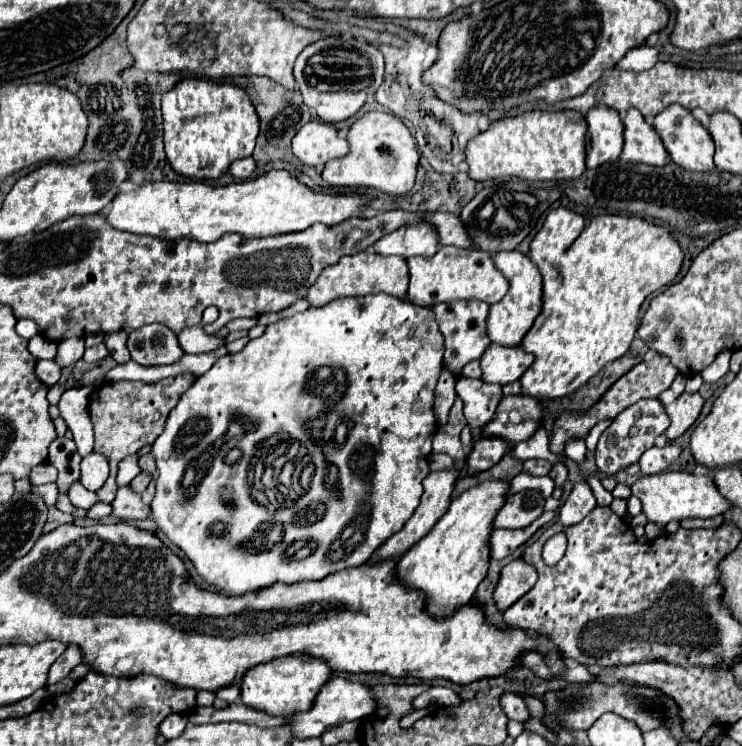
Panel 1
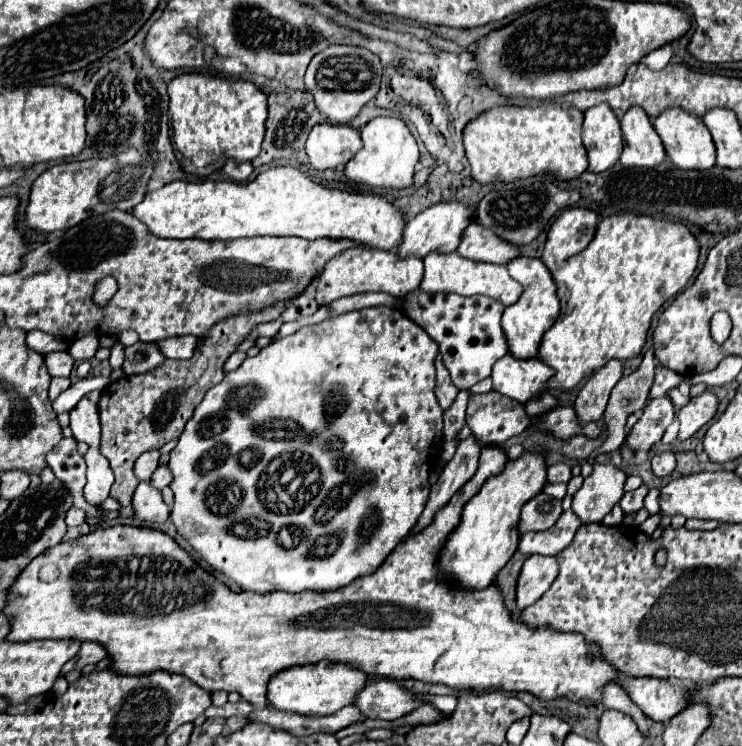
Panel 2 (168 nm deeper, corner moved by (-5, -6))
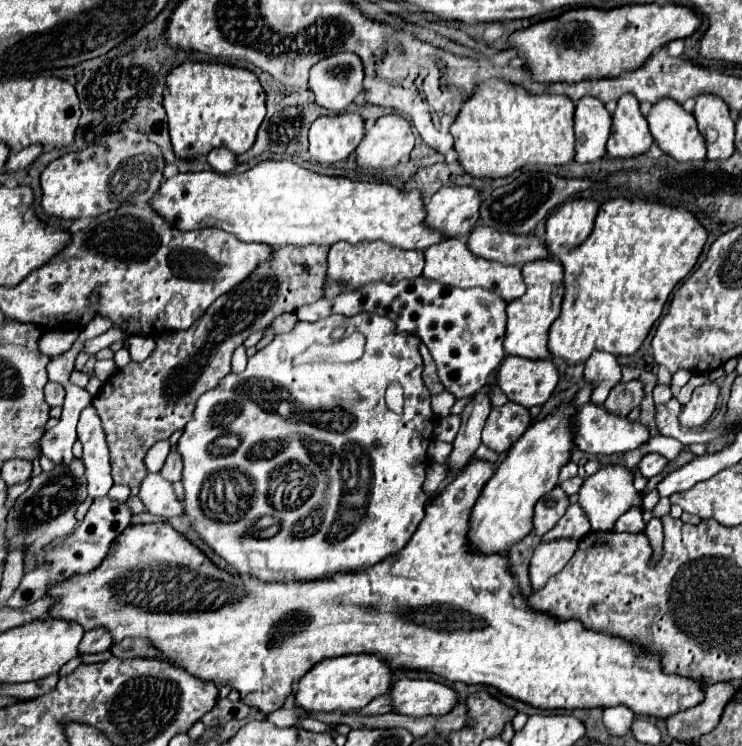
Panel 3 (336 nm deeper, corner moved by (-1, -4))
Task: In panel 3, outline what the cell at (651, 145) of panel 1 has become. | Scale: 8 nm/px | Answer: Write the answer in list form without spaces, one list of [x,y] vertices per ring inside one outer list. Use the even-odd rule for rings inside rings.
[[[624,94],[612,116],[612,134],[606,146],[608,154],[612,158],[632,158],[646,154],[652,144],[654,138],[646,118],[640,114],[640,104],[632,94]]]

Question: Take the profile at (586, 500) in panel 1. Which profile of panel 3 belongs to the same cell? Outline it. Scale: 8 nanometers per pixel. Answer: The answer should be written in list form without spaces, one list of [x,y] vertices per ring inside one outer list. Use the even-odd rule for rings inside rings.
[[[604,464],[600,466],[600,470],[592,476],[588,476],[584,480],[584,484],[580,486],[578,492],[578,504],[582,506],[582,510],[586,512],[592,530],[612,530],[614,522],[630,508],[630,506],[640,506],[640,494],[634,490],[632,486],[632,472],[626,470],[624,466],[616,466],[616,464]]]

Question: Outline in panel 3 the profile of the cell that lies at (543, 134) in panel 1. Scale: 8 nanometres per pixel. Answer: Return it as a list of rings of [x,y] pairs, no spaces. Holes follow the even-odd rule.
[[[486,80],[476,86],[474,94],[464,102],[456,122],[450,126],[454,136],[454,148],[458,162],[464,170],[476,178],[504,178],[526,164],[550,164],[566,166],[574,162],[574,104],[568,96],[552,94],[528,94],[524,88],[508,84],[504,80]]]

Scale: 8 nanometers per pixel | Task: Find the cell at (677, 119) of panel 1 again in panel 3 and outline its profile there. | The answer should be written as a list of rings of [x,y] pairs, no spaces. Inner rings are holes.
[[[668,98],[656,102],[648,114],[650,132],[662,152],[678,162],[706,160],[706,142],[696,120],[682,104]]]

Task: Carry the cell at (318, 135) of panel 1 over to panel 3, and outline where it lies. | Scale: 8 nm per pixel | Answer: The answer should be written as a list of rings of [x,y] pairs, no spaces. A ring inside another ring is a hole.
[[[356,112],[320,116],[308,132],[310,156],[320,164],[346,160],[364,138],[364,120]]]

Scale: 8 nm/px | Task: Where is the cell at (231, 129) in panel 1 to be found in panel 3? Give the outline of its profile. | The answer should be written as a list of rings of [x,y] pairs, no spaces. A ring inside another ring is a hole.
[[[184,62],[172,70],[166,78],[164,88],[164,108],[168,114],[168,128],[172,146],[178,158],[194,160],[206,156],[212,148],[224,146],[234,154],[244,154],[256,142],[256,130],[266,114],[266,94],[254,72],[238,66],[226,66],[216,62]]]

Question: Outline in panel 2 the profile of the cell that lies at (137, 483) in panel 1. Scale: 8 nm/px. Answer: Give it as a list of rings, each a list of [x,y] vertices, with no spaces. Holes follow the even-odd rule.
[[[160,466],[154,474],[152,474],[152,486],[154,488],[166,488],[170,482],[172,482],[172,472],[170,472],[170,468],[168,466]]]

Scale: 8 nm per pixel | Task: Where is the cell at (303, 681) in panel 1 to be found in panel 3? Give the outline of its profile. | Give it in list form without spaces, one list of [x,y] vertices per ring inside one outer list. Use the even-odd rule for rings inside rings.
[[[350,654],[338,658],[324,658],[314,664],[294,686],[292,698],[300,710],[312,712],[354,712],[366,706],[372,698],[388,692],[392,684],[392,670],[386,662],[372,654]]]

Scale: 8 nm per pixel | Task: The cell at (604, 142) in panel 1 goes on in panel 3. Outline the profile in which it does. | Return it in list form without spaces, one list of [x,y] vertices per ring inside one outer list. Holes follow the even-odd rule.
[[[580,98],[574,114],[576,132],[576,162],[596,162],[606,154],[612,116],[596,98]]]

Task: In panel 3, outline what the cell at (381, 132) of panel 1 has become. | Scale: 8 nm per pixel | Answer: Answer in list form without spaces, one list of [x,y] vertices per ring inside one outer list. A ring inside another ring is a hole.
[[[396,114],[382,116],[356,148],[356,164],[362,168],[394,168],[412,148],[414,134],[410,124]]]

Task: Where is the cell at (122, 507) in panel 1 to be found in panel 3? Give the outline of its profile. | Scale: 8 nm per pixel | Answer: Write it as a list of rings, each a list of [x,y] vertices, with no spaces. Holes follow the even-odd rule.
[[[148,474],[144,478],[144,482],[140,484],[140,492],[138,492],[146,512],[154,514],[154,516],[162,516],[162,518],[172,518],[172,516],[180,516],[182,514],[182,502],[176,500],[172,484],[166,482],[164,478],[160,478],[160,474]]]

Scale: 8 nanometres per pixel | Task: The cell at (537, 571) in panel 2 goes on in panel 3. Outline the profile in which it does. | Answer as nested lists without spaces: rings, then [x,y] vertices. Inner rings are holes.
[[[554,540],[548,544],[536,546],[528,568],[534,592],[540,590],[548,582],[548,578],[558,574],[568,564],[568,558],[572,558],[572,554],[576,552],[576,546],[578,546],[578,540]]]

